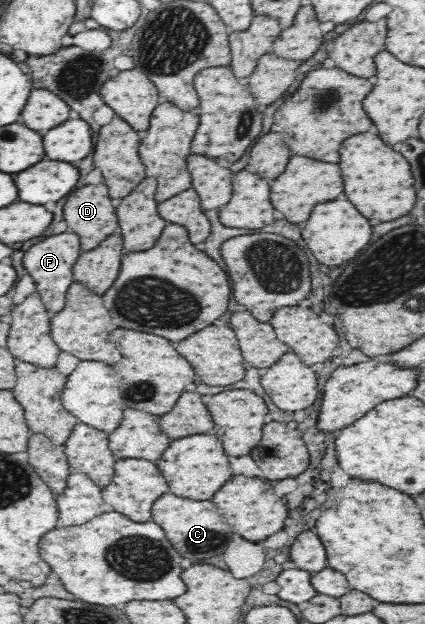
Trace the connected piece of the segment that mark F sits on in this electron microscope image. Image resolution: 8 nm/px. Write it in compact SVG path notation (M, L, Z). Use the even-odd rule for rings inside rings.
M67 232L51 236L43 242L37 242L25 252L23 264L25 264L27 272L33 276L35 284L37 284L37 290L39 290L47 310L51 310L51 312L61 312L63 310L65 292L73 284L73 270L71 268L73 268L75 260L79 258L79 254L81 254L79 236L77 234L67 234Z

